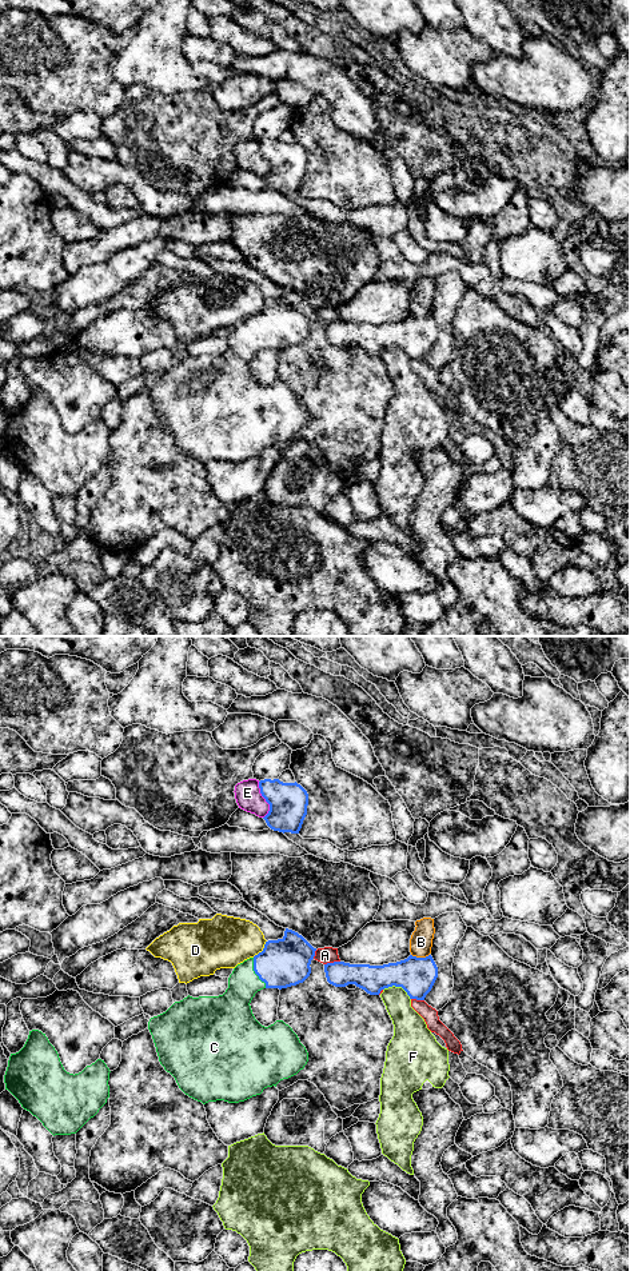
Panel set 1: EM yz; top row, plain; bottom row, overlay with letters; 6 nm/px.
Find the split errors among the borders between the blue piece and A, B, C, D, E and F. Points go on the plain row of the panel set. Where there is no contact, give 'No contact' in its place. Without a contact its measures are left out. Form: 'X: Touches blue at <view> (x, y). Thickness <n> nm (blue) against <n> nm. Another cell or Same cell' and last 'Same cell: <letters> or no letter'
A: Touches blue at yz (331, 323). Thickness 160 nm (blue) against 100 nm. Another cell
B: Touches blue at yz (421, 318). Thickness 220 nm (blue) against 140 nm. Another cell
C: Touches blue at yz (255, 332). Thickness 280 nm (blue) against 200 nm. Same cell
D: Touches blue at yz (263, 310). Thickness 280 nm (blue) against 320 nm. Another cell
E: Touches blue at yz (266, 160). Thickness 220 nm (blue) against 160 nm. Another cell
F: Touches blue at yz (398, 346). Thickness 220 nm (blue) against 190 nm. Another cell
Same cell: C

